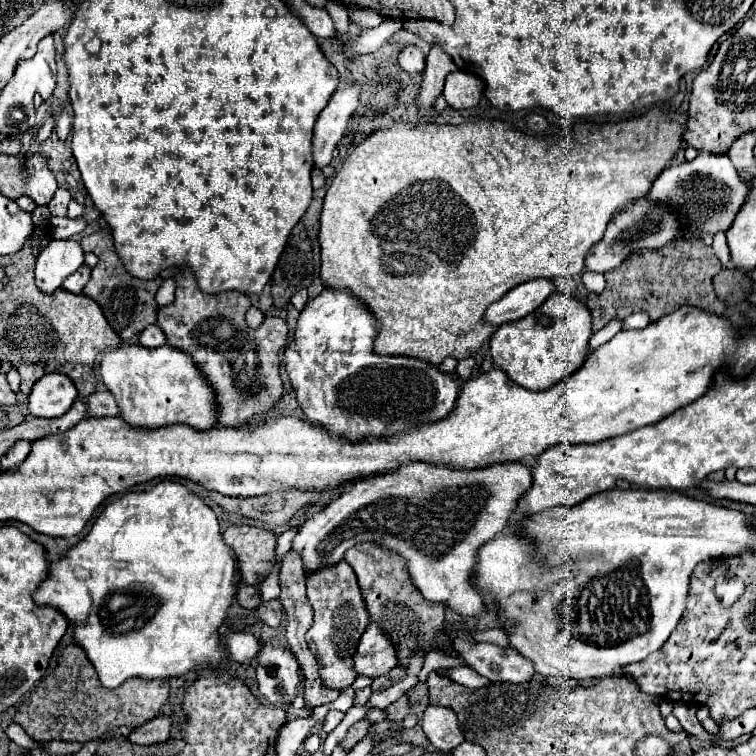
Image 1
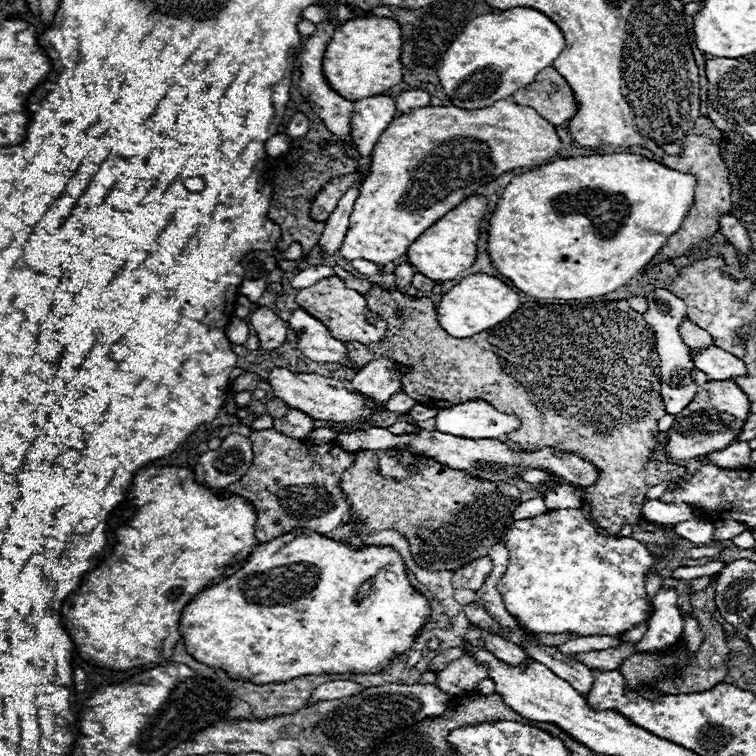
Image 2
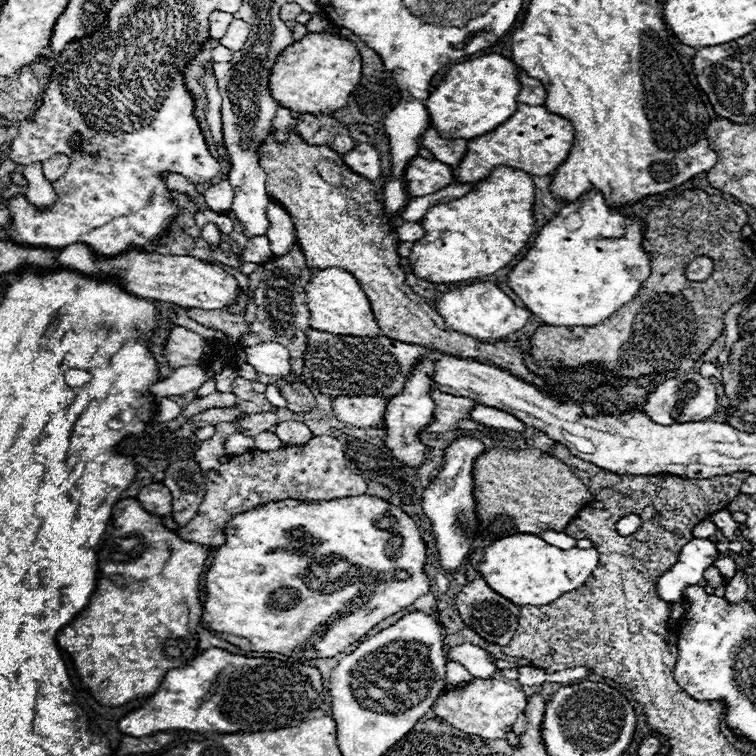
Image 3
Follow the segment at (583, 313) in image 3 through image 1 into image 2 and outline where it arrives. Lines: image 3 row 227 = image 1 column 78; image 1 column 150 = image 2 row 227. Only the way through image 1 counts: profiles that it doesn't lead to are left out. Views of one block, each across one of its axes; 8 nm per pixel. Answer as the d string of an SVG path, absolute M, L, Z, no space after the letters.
M602 154L602 156L576 156L576 158L560 158L554 162L540 164L538 168L532 168L520 176L514 176L512 182L504 188L496 210L490 218L490 228L488 228L488 254L496 270L512 280L512 284L526 292L528 296L534 298L558 298L558 300L582 300L582 298L592 298L592 296L602 296L608 292L618 290L624 286L634 274L644 270L646 264L658 254L658 250L664 246L664 242L680 228L682 220L686 218L688 210L692 208L694 202L694 188L696 188L696 178L686 172L678 172L672 168L666 168L660 162L654 162L650 158L644 158L640 154Z

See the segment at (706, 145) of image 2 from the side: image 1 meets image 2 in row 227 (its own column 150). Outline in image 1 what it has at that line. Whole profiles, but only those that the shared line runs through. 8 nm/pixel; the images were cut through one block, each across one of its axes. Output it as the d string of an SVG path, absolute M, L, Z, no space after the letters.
M70 644L66 646L66 650L62 652L56 668L34 688L34 692L30 694L28 700L24 700L18 710L16 710L16 722L26 730L26 734L34 740L40 742L50 742L50 740L66 740L66 742L80 742L86 744L90 740L100 738L104 732L118 728L118 726L126 726L126 728L138 728L142 724L146 724L148 720L152 720L160 708L166 704L170 694L168 688L168 680L126 680L120 688L116 690L108 690L100 684L98 674L94 670L94 666L90 664L88 656L84 654L84 650L78 644Z

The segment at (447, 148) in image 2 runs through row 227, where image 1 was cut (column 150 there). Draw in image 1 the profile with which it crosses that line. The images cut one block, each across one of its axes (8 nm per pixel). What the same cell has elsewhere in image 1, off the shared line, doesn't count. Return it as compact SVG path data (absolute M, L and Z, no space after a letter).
M128 344L110 350L102 356L100 376L108 392L118 404L118 416L140 430L156 430L172 424L186 424L196 430L210 430L214 426L214 392L200 376L190 356L168 344L158 348L144 348Z

